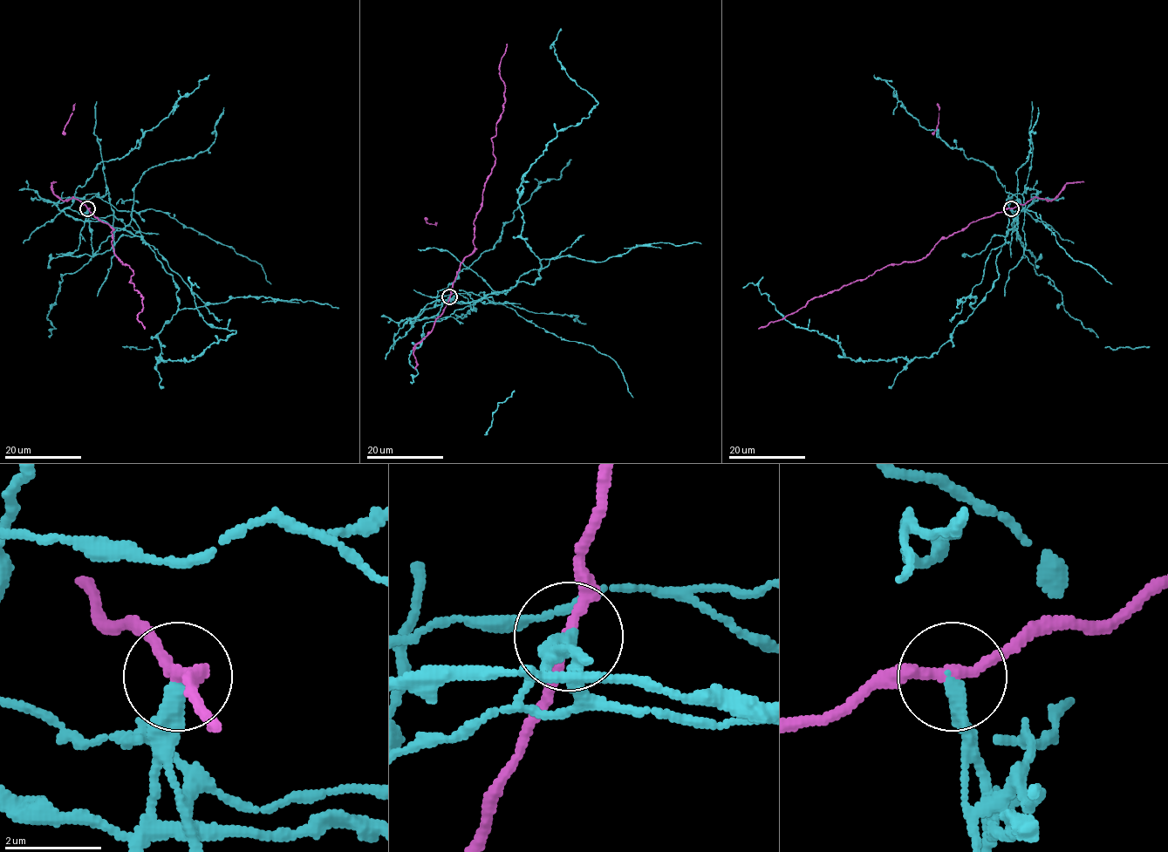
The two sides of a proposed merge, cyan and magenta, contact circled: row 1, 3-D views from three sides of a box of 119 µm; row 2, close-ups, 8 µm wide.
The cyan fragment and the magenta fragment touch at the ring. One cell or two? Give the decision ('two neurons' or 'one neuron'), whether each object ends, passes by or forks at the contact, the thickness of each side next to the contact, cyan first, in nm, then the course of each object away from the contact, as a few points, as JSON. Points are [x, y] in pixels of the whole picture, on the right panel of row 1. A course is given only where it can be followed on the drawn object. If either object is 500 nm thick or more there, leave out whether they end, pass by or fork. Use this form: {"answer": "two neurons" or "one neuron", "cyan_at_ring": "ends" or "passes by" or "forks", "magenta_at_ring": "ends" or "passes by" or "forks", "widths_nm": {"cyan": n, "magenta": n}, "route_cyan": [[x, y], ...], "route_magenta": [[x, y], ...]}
{"answer": "two neurons", "cyan_at_ring": "ends", "magenta_at_ring": "passes by", "widths_nm": {"cyan": 340, "magenta": 220}, "route_cyan": [[1012, 208], [1017, 221], [994, 285], [929, 357], [851, 360], [839, 343], [795, 328], [753, 283], [743, 288]], "route_magenta": [[1012, 208], [979, 219], [943, 237], [921, 259], [891, 264], [864, 279], [812, 297], [791, 314], [758, 329]]}

